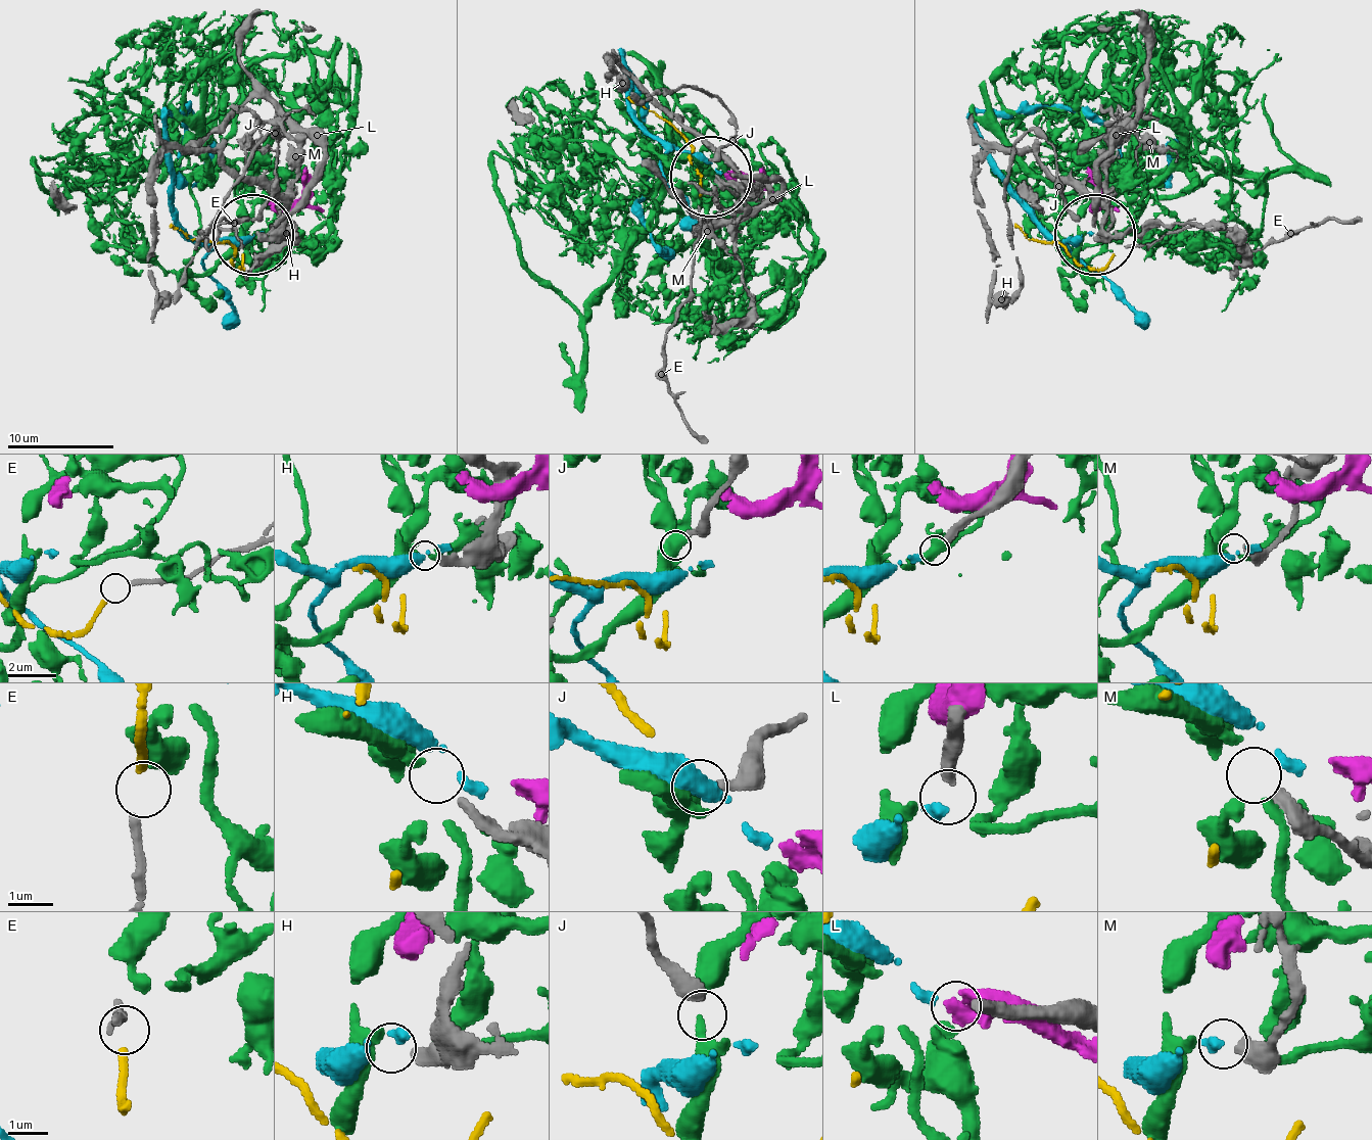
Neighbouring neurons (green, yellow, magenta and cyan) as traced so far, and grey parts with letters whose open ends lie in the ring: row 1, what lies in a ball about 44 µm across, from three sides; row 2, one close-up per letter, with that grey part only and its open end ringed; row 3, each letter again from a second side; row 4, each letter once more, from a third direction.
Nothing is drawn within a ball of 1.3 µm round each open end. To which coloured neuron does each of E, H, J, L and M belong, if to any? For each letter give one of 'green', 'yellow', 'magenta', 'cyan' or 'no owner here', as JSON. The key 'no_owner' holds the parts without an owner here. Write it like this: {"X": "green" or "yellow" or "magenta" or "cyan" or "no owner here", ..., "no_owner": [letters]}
{"E": "yellow", "H": "no owner here", "J": "no owner here", "L": "cyan", "M": "green", "no_owner": ["H", "J"]}

